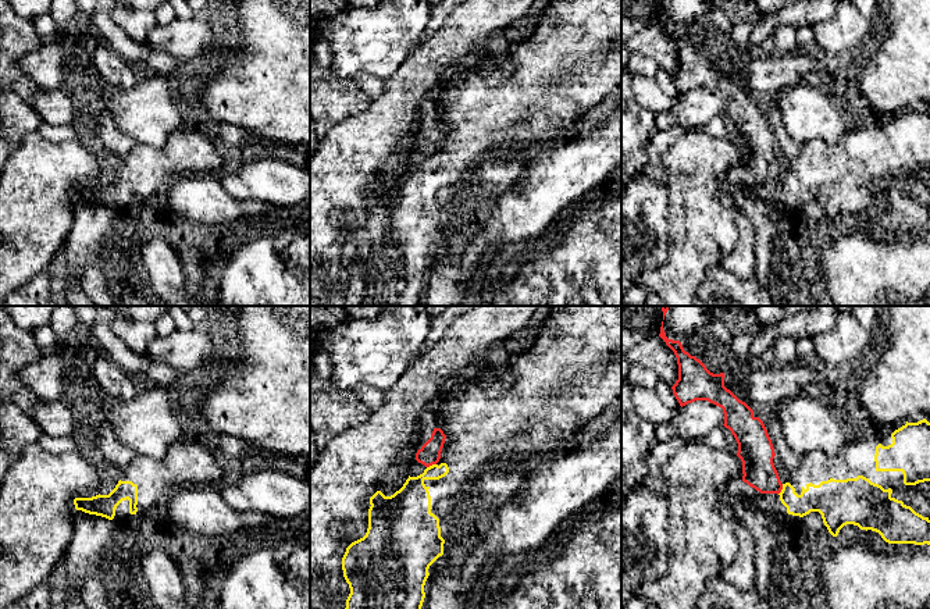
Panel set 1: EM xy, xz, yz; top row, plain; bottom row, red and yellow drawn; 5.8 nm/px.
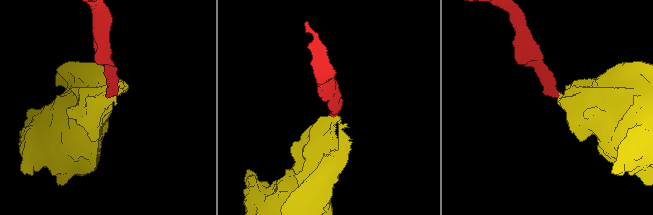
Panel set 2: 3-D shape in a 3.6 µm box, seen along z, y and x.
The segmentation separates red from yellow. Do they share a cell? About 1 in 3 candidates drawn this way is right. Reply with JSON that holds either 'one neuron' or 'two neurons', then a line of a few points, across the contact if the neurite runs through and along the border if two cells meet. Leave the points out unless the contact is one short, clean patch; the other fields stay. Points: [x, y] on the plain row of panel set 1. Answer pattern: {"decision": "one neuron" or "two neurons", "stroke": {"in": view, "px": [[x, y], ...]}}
{"decision": "two neurons", "stroke": {"in": "yz", "px": [[783, 173], [777, 182]]}}

